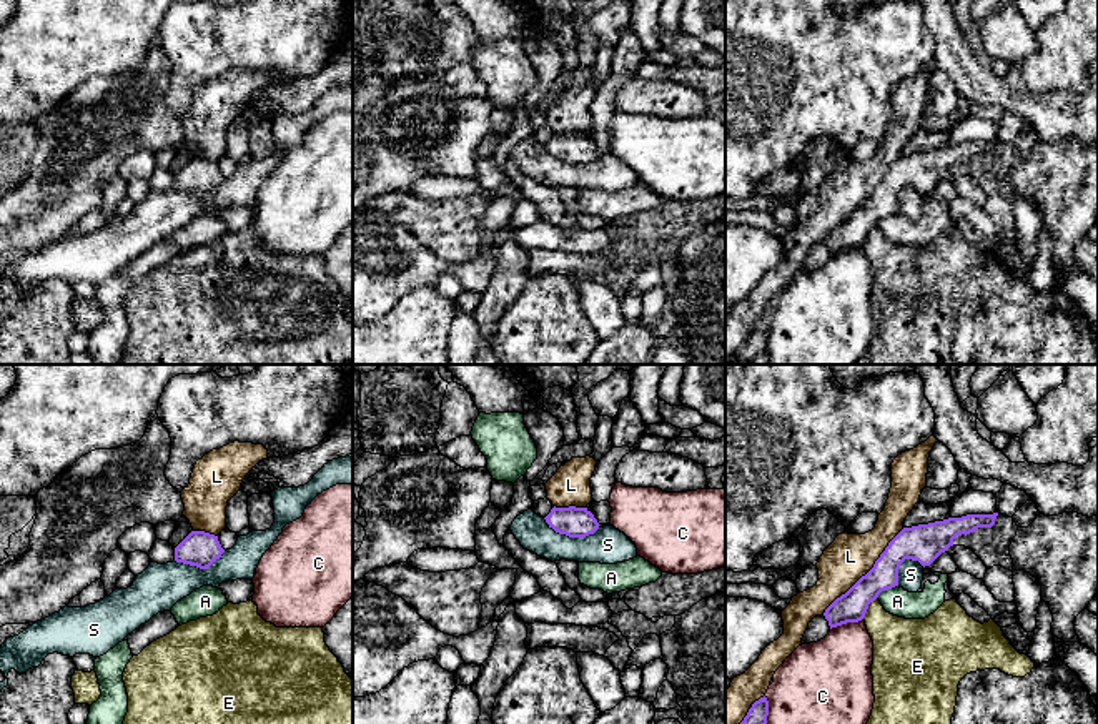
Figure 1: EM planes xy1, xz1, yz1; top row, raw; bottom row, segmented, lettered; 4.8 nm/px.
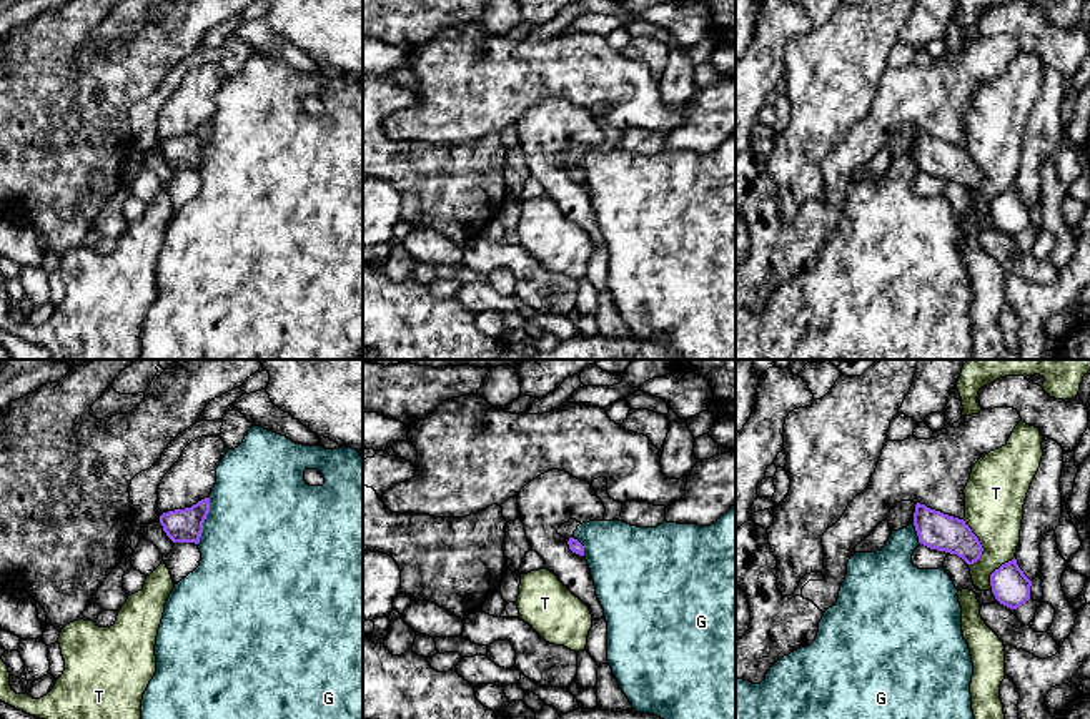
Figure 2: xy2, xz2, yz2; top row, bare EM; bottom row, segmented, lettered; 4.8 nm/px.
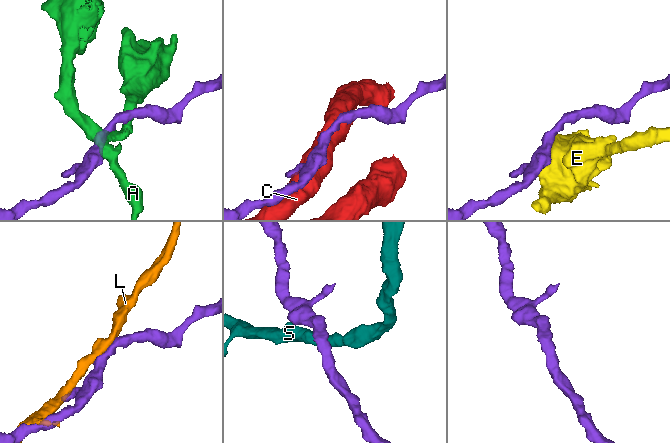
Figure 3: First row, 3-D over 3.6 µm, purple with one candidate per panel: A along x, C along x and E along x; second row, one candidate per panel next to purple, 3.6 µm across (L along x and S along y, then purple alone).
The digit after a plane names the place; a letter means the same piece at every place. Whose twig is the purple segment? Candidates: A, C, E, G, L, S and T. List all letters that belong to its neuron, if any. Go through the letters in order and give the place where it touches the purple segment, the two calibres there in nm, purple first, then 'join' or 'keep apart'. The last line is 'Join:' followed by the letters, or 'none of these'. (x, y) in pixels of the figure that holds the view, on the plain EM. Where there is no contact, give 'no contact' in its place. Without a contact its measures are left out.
A: yz1 (885, 215) | 160/140 nm | keep apart
C: yz1 (845, 250) | 140/360 nm | keep apart
E: yz1 (867, 235) | 140/280 nm | keep apart
G: xy2 (203, 148) | 160/480 nm | keep apart
L: yz1 (867, 200) | 150/220 nm | keep apart
S: xz1 (571, 163) | 150/180 nm | keep apart
T: yz2 (979, 170) | 180/280 nm | keep apart
Join: none of these

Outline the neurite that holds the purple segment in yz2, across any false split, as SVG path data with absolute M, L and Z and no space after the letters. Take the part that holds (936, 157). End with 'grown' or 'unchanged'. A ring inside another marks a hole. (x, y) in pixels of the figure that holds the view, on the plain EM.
M900 128L892 133L887 145L890 158L915 153L919 170L937 178L957 181L967 191L982 183L982 171L964 146L930 136L925 131Z; grown

